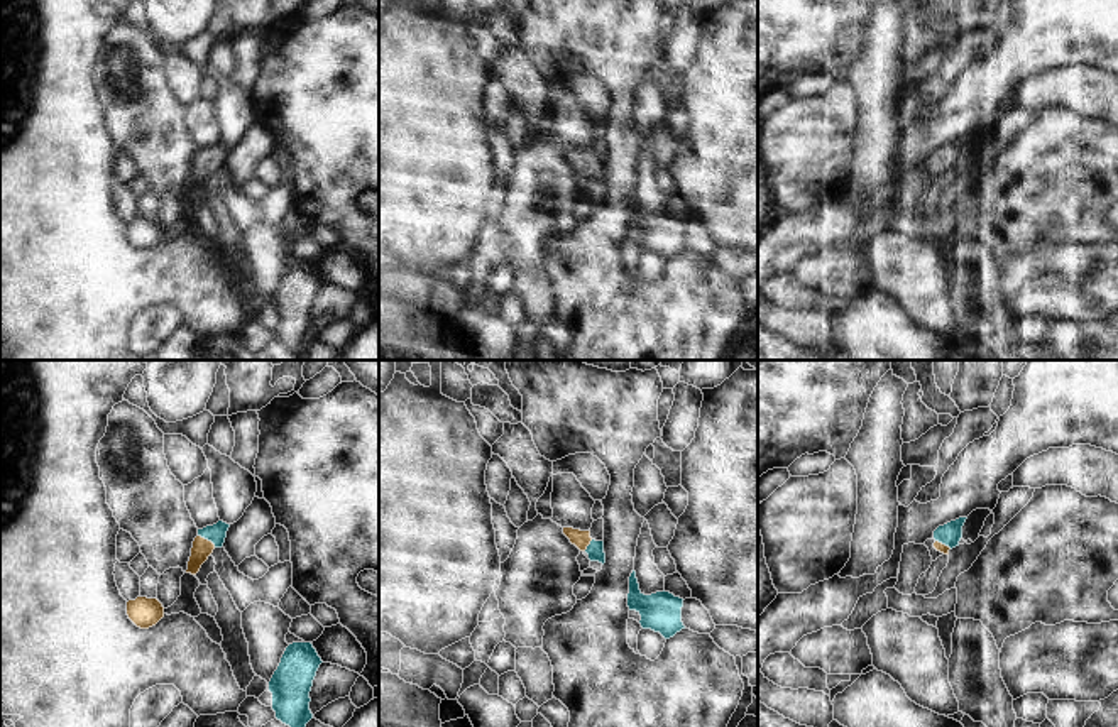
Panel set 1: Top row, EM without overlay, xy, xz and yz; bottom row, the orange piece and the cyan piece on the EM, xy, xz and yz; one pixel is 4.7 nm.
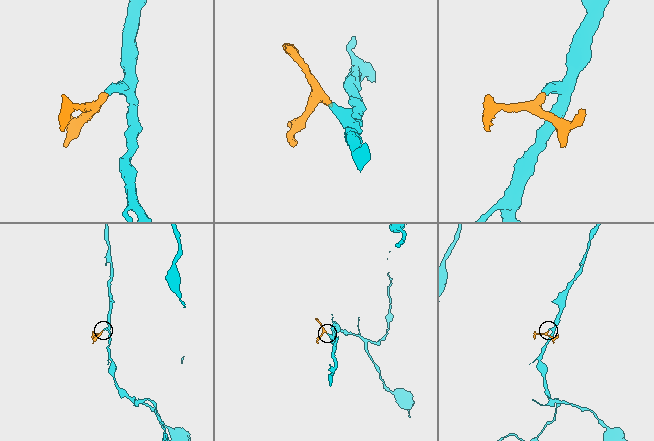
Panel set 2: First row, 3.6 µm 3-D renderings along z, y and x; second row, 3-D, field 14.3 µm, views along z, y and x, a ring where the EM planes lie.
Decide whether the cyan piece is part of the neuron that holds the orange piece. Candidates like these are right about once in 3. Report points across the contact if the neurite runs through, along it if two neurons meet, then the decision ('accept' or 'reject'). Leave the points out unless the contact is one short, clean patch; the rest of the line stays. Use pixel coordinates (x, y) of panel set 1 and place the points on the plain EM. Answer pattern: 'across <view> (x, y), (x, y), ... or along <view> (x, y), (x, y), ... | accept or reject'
across xy (202, 169), (207, 161), (217, 154) | accept

